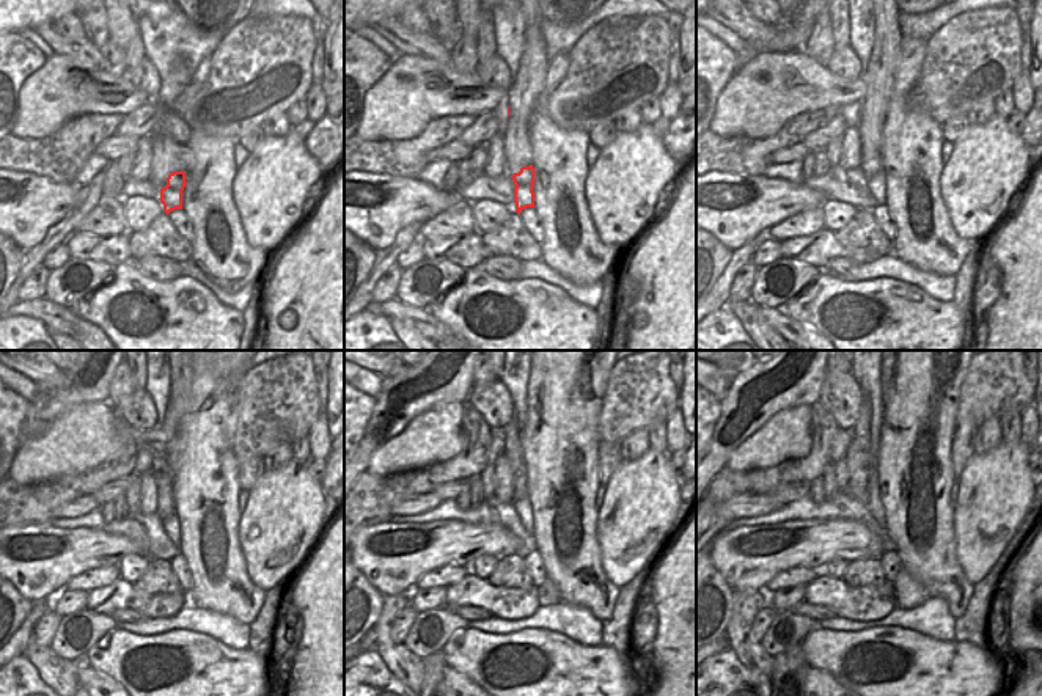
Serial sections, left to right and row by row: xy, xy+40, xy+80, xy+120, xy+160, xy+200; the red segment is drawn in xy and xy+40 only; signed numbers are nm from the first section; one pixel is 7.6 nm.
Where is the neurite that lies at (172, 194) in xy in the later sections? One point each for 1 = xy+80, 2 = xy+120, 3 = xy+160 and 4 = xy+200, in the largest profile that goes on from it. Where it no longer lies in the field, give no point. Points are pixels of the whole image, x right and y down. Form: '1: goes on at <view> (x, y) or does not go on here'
1: goes on at xy+80 (873, 168)
2: goes on at xy+120 (161, 468)
3: goes on at xy+160 (511, 446)
4: goes on at xy+200 (874, 505)

